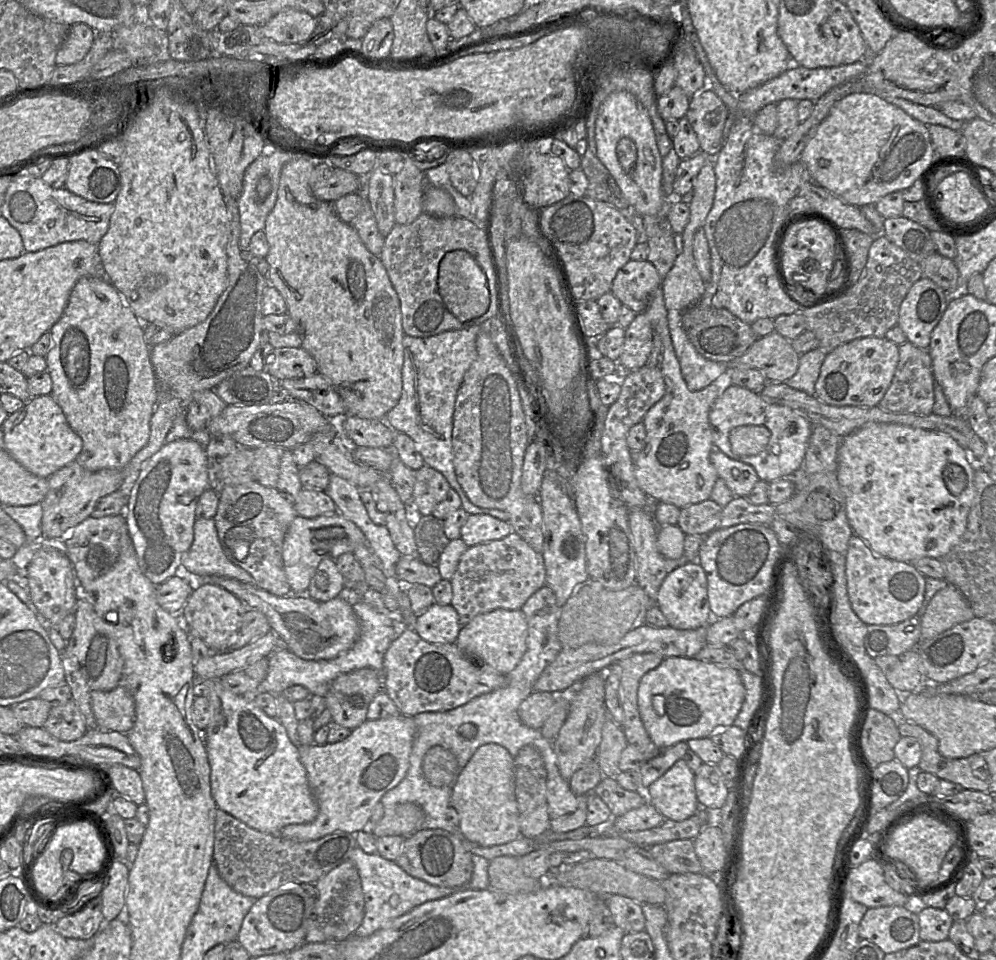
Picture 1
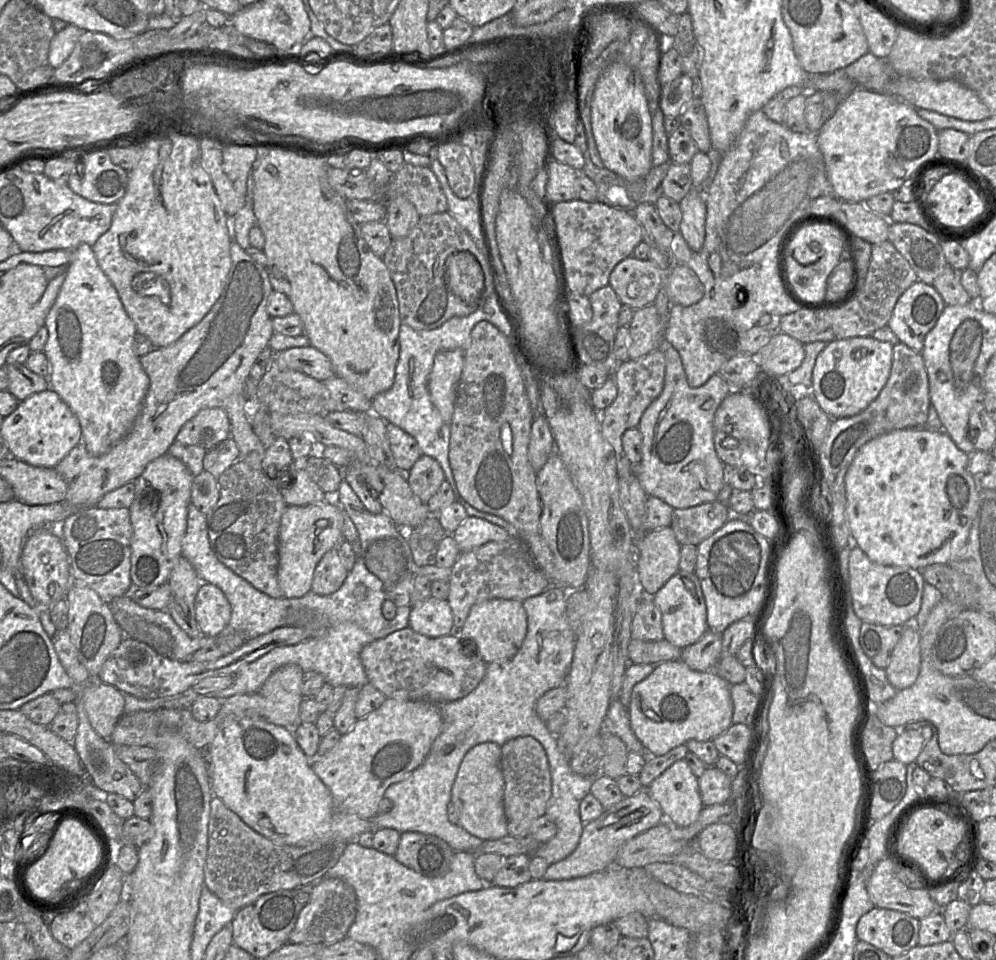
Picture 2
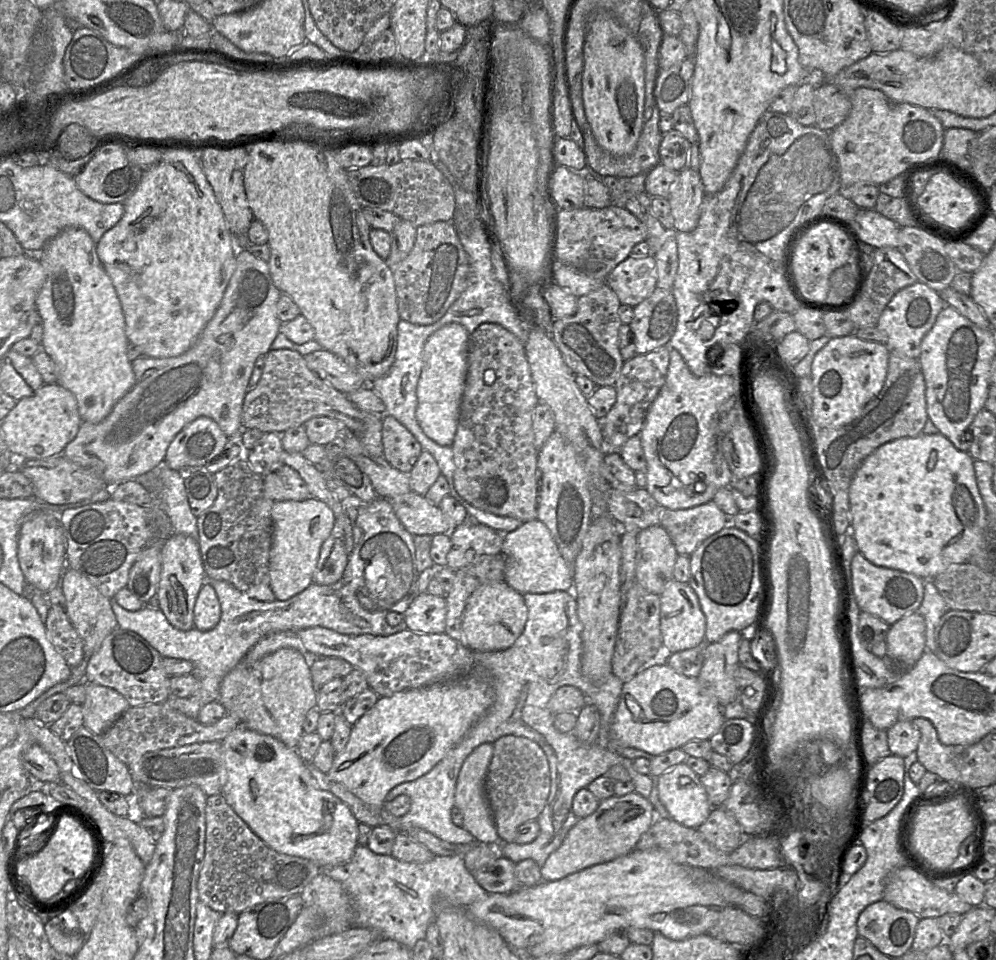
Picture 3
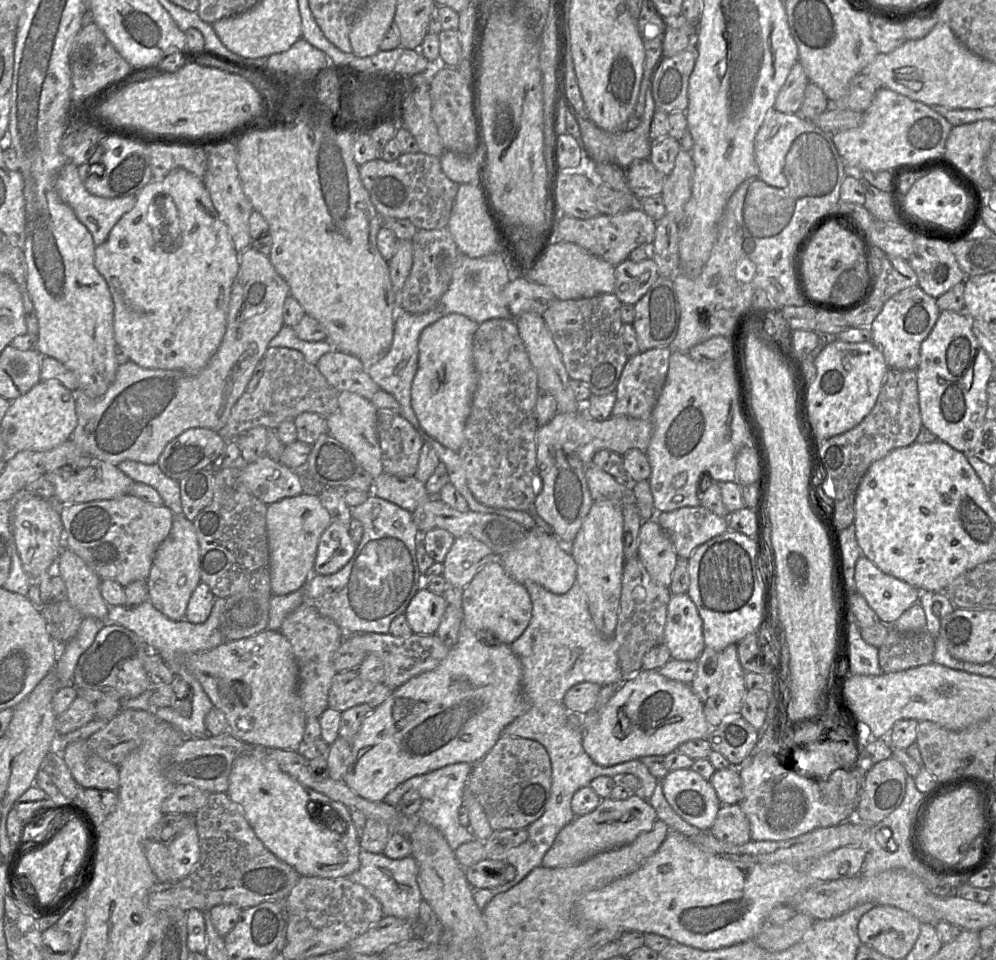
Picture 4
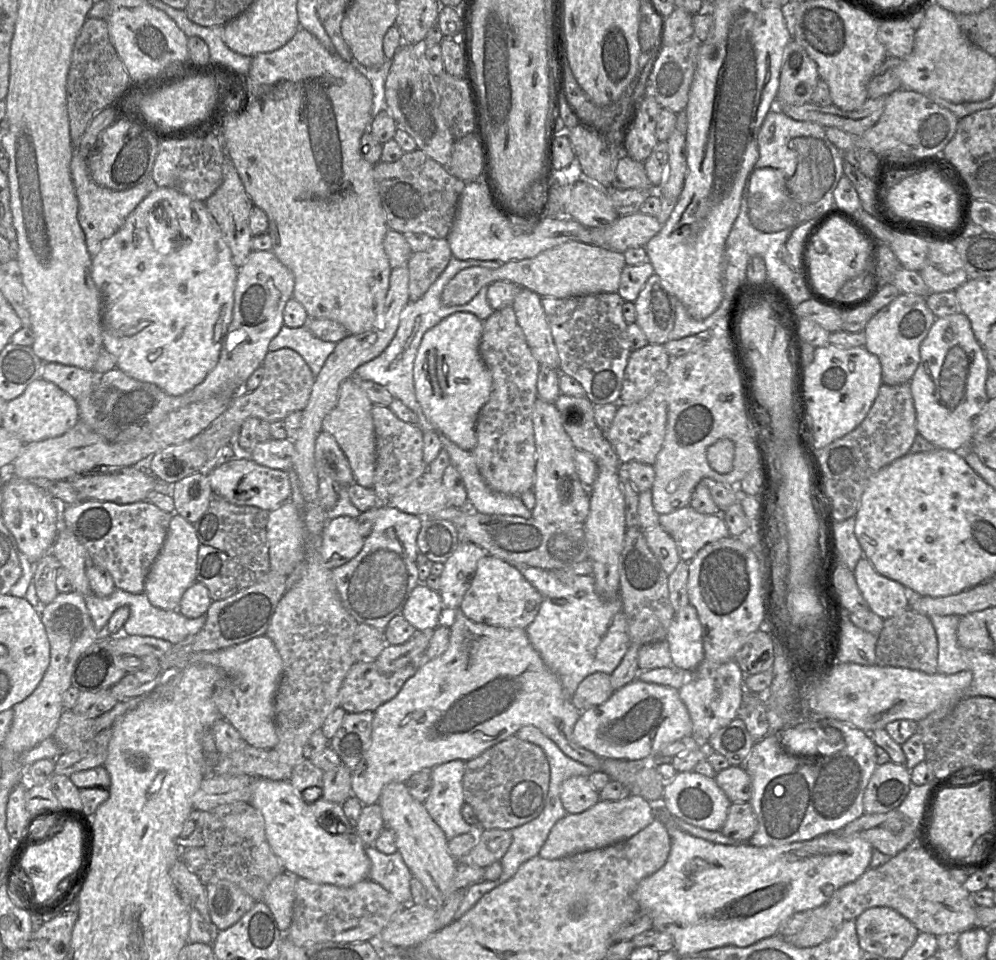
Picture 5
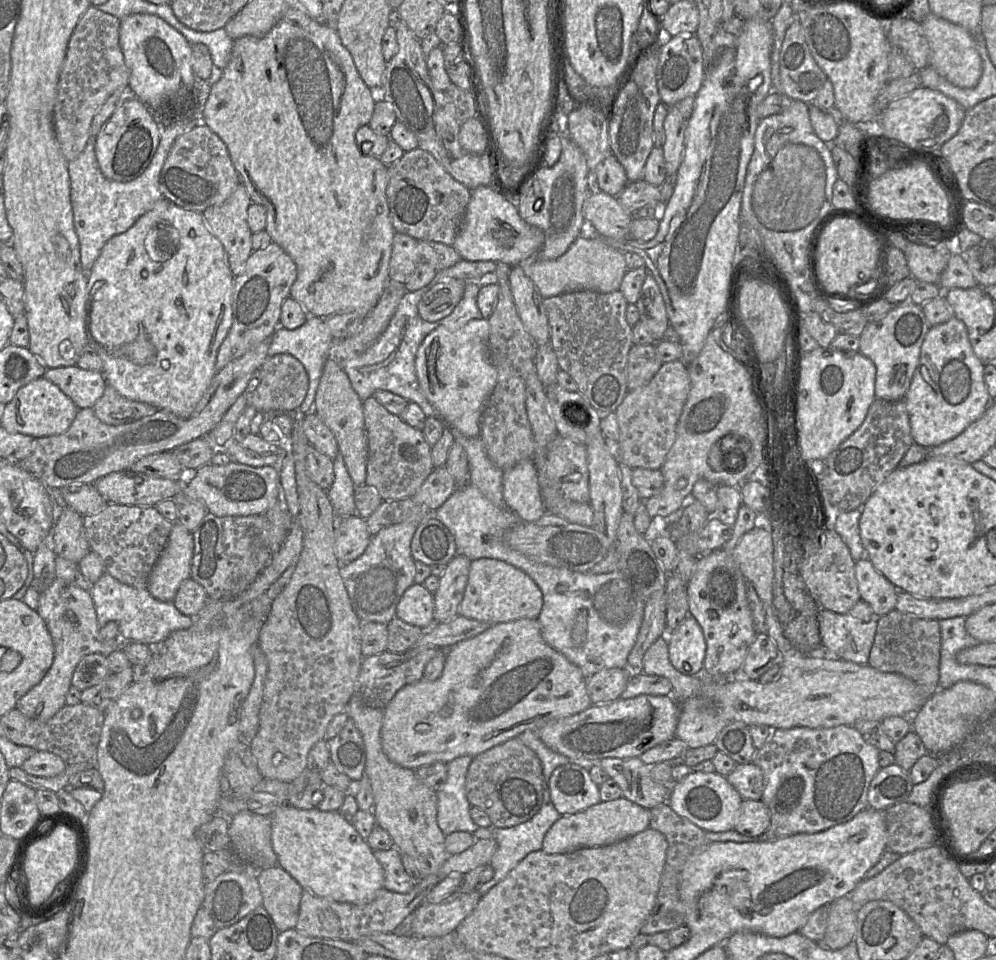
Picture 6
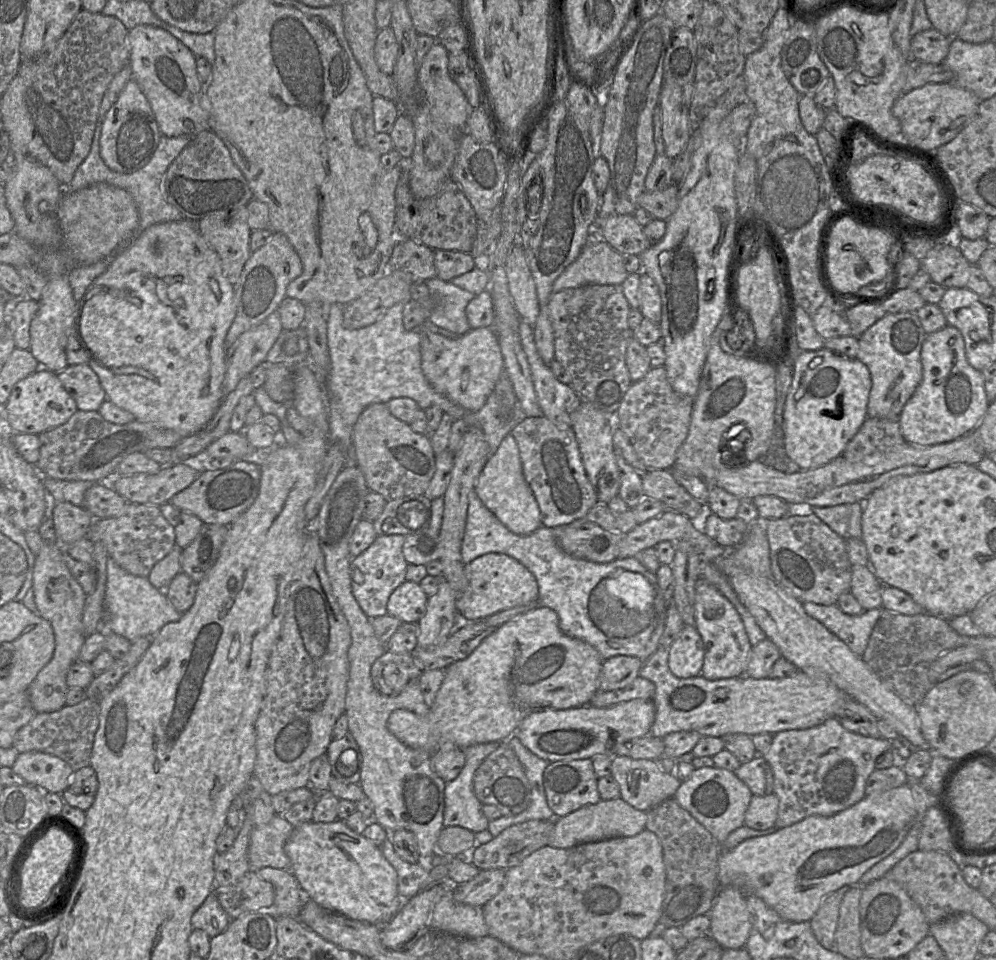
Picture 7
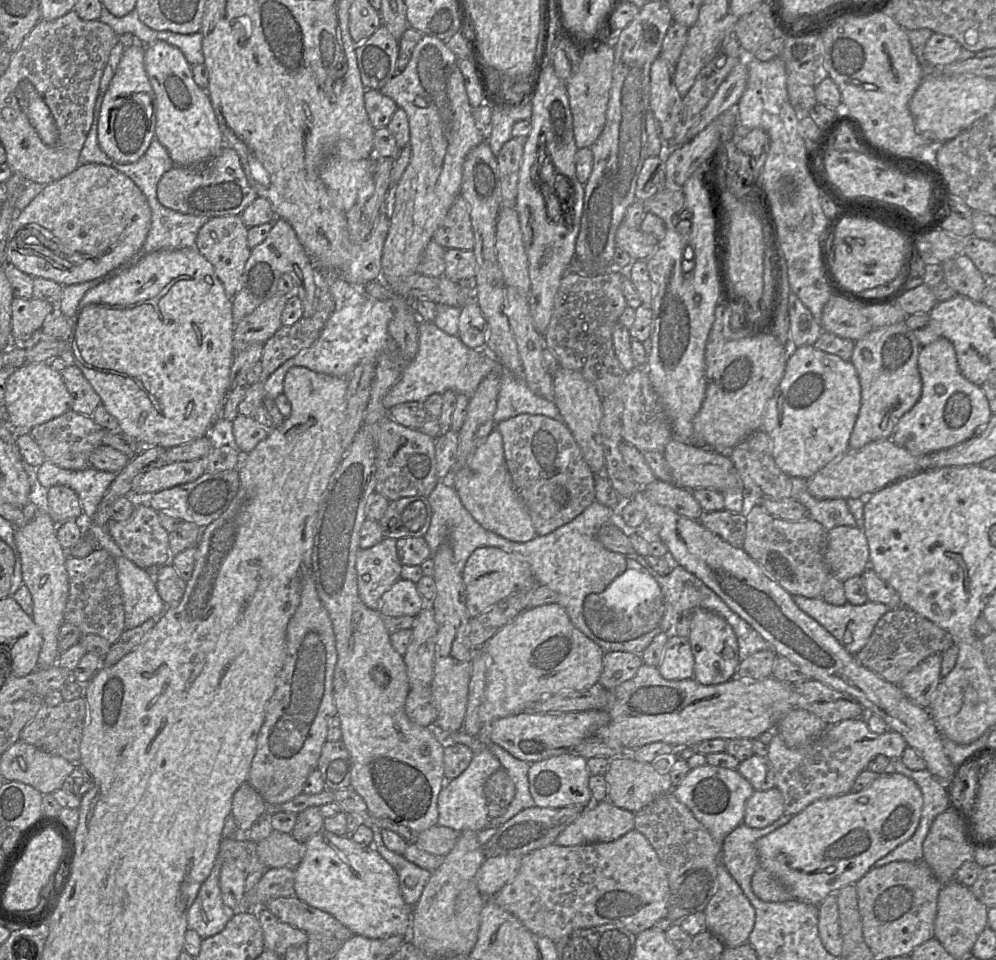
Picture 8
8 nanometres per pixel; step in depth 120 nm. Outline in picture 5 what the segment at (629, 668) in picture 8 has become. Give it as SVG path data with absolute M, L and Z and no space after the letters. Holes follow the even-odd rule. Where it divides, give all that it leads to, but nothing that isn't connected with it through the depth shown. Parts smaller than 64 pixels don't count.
M595 672L579 684L572 697L572 702L578 710L583 711L603 704L613 693L611 675Z

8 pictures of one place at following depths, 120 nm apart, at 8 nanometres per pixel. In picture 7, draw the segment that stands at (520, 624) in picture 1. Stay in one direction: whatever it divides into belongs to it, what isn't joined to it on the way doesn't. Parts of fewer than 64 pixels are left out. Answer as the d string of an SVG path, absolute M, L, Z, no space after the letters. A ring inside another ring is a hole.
M487 553L464 564L466 587L458 596L456 609L463 622L479 621L503 610L538 602L538 585L533 574L514 558Z

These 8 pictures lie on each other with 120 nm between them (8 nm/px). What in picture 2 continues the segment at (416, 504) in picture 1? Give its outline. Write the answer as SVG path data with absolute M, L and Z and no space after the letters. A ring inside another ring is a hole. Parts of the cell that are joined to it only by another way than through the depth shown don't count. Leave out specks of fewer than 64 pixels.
M421 455L406 474L406 478L412 492L425 504L446 480L440 464L427 455Z

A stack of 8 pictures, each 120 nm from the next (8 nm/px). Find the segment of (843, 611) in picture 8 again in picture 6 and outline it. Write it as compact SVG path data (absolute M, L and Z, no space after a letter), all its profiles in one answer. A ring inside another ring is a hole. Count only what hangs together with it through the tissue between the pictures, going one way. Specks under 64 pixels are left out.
M819 609L820 651L855 664L868 665L879 617L874 615L874 619L863 622L849 613Z

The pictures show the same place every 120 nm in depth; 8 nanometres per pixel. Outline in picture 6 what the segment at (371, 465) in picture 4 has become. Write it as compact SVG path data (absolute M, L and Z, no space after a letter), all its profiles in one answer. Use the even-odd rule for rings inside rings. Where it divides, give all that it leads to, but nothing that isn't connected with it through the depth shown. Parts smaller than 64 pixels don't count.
M332 358L323 366L317 387L314 411L335 436L339 453L342 455L348 474L354 485L365 484L367 466L367 434L364 423L363 401L351 386L347 374Z

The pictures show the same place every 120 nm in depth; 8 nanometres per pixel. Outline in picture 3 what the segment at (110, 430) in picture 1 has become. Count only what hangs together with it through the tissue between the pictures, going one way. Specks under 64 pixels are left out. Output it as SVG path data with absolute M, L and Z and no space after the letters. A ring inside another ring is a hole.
M66 228L38 253L46 274L36 298L44 324L40 349L57 365L57 384L73 393L82 421L99 423L135 385L127 357L128 339L120 300L96 252L96 243L81 228Z

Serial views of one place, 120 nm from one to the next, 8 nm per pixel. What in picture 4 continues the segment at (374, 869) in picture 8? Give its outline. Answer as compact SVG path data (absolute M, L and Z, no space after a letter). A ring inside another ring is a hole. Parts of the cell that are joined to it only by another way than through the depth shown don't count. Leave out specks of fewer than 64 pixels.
M254 748L235 759L229 775L226 793L240 805L247 821L264 846L278 859L292 866L300 876L347 878L360 866L360 838L350 810L327 795L304 786L284 772L277 761L266 753L266 748Z

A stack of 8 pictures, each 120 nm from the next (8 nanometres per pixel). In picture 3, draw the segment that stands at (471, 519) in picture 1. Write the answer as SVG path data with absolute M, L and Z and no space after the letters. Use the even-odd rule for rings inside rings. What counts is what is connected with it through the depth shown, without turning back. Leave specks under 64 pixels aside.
M473 520L457 525L450 537L452 546L446 567L453 571L476 563L482 555L500 554L504 542L502 533Z

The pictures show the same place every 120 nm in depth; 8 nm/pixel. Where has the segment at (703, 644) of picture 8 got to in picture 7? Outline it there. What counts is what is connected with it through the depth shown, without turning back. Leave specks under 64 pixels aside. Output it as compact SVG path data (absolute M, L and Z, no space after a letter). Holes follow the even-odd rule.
M698 578L695 585L695 624L704 644L704 663L700 675L708 680L745 675L752 645L742 620L731 602L711 583Z

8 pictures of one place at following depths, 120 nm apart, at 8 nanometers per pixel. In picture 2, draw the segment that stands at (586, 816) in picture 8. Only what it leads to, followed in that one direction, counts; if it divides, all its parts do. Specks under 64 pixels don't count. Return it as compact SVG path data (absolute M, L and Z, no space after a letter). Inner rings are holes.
M642 789L630 797L624 797L595 820L583 823L583 830L576 849L566 858L548 866L543 879L568 880L588 876L604 870L614 863L621 846L629 839L641 834L664 821L664 815L658 804L650 797L647 789Z

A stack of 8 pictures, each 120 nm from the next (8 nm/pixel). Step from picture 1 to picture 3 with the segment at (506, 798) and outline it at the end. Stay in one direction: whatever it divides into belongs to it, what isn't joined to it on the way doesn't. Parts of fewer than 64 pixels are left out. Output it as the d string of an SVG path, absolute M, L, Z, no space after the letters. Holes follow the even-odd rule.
M483 743L477 746L465 759L456 782L455 806L463 813L462 827L469 831L477 842L497 847L498 844L501 844L501 841L484 788L484 781L492 755L493 743Z

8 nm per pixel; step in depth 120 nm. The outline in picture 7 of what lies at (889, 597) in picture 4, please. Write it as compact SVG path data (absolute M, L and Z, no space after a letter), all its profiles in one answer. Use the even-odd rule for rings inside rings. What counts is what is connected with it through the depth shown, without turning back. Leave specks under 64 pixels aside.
M870 565L852 566L850 592L864 610L882 607L882 585Z

